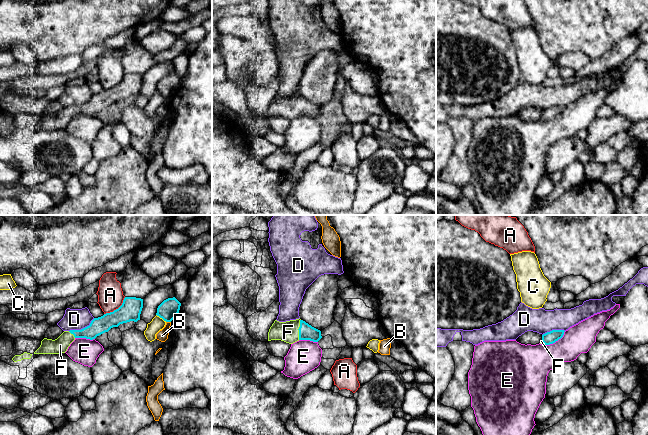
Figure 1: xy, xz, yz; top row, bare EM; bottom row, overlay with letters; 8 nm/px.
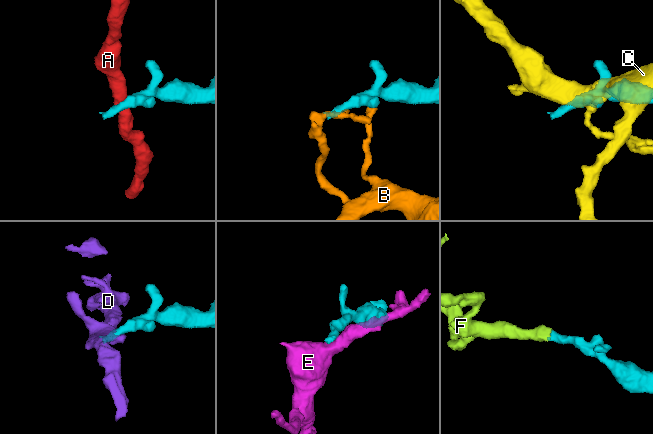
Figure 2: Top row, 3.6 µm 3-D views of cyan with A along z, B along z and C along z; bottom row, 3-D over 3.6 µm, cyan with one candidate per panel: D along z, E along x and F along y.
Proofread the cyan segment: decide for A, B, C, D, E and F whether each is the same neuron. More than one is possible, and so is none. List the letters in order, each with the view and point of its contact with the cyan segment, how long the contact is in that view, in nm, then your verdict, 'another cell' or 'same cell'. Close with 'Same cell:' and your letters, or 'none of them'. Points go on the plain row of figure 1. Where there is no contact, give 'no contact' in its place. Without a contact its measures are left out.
A: contact xy (116, 85); length 220 nm; another cell
B: contact xy (168, 97); length 40 nm; another cell
C: contact xy (161, 93); length 110 nm; another cell
D: contact xy (83, 104); length 240 nm; another cell
E: contact yz (555, 117); length 200 nm; another cell
F: contact xz (298, 105); length 170 nm; same cell
Same cell: F

